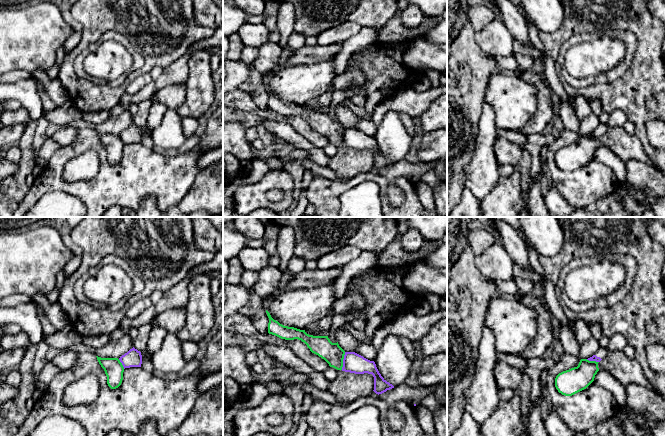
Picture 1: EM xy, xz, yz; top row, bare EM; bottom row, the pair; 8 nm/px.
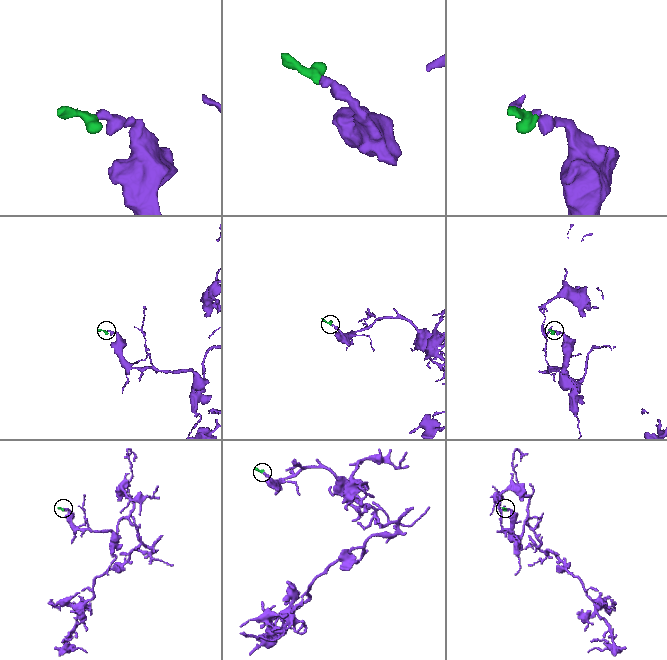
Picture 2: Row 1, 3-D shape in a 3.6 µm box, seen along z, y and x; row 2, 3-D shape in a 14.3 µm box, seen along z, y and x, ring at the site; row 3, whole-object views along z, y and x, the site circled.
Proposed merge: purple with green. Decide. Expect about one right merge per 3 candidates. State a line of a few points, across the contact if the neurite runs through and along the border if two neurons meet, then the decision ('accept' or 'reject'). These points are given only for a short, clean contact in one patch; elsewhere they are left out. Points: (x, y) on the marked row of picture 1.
xz (345, 352), (341, 369) | reject

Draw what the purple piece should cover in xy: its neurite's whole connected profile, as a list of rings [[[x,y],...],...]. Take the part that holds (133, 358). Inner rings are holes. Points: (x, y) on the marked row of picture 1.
[[[133,347],[127,353],[122,355],[119,360],[122,363],[124,369],[130,367],[141,367],[142,355],[140,351]]]

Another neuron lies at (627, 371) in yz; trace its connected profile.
[[[623,350],[608,351],[600,362],[581,359],[578,366],[559,373],[555,378],[555,387],[559,393],[572,396],[586,389],[599,370],[610,373],[624,387],[637,384],[653,392],[653,387],[643,374],[635,359],[626,356]]]

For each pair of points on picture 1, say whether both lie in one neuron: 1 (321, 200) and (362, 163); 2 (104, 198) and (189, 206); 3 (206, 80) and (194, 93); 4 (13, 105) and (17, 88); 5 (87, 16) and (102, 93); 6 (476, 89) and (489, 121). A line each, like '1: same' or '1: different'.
1: different
2: different
3: same
4: different
5: same
6: different

